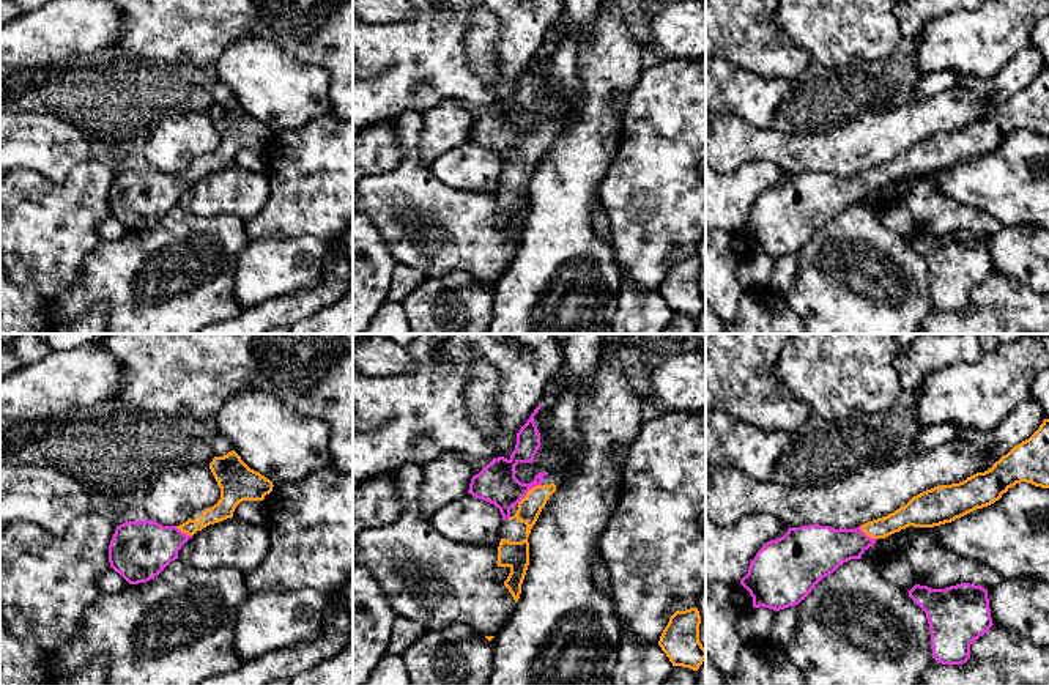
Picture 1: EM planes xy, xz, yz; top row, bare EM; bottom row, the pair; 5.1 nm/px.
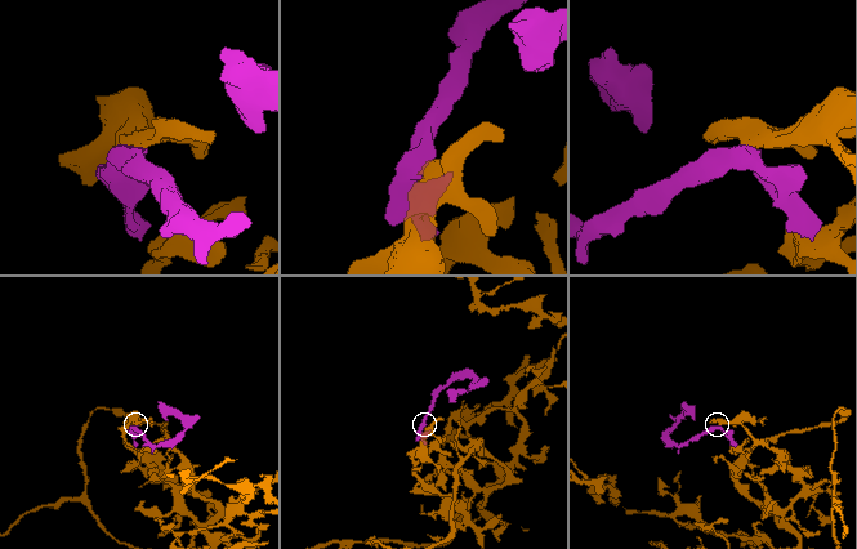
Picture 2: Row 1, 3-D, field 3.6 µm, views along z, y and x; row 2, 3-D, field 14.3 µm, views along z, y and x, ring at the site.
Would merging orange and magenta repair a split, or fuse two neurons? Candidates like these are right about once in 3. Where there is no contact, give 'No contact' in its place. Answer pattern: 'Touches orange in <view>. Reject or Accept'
Touches orange in xz. Accept

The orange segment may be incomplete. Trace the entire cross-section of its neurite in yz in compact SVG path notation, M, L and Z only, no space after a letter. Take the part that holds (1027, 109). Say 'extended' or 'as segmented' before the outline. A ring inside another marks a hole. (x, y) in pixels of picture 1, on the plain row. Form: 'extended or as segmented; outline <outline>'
extended; outline M1049 66L991 117L959 131L926 137L887 164L855 176L819 172L789 175L783 184L762 192L740 231L753 244L753 255L780 258L795 254L840 213L862 206L877 186L909 173L934 175L951 170L994 151L1021 129L1049 135Z

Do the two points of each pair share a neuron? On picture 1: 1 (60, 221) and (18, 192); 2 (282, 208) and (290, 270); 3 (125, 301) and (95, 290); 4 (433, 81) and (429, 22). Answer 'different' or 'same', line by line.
1: same
2: different
3: same
4: same

